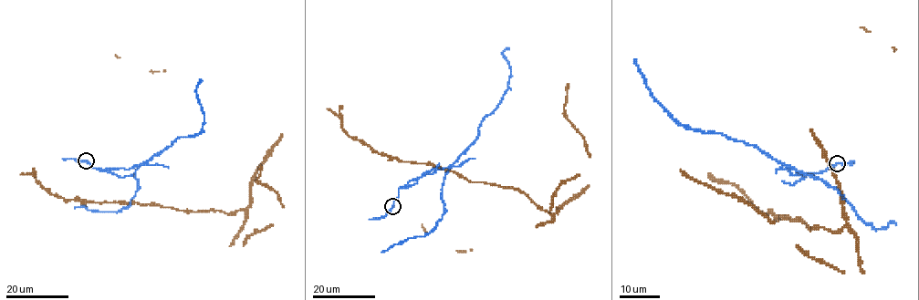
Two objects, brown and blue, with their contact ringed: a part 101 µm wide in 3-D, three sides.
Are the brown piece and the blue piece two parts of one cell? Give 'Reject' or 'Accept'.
Reject

